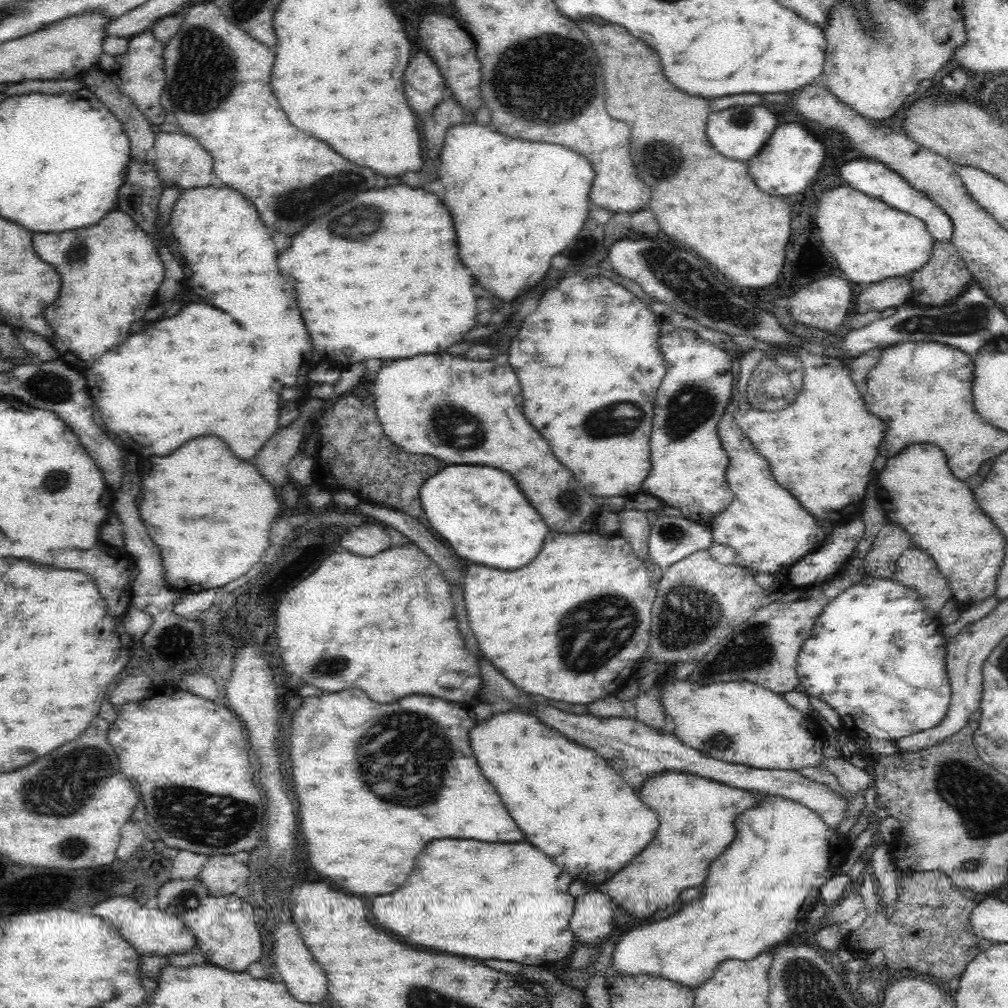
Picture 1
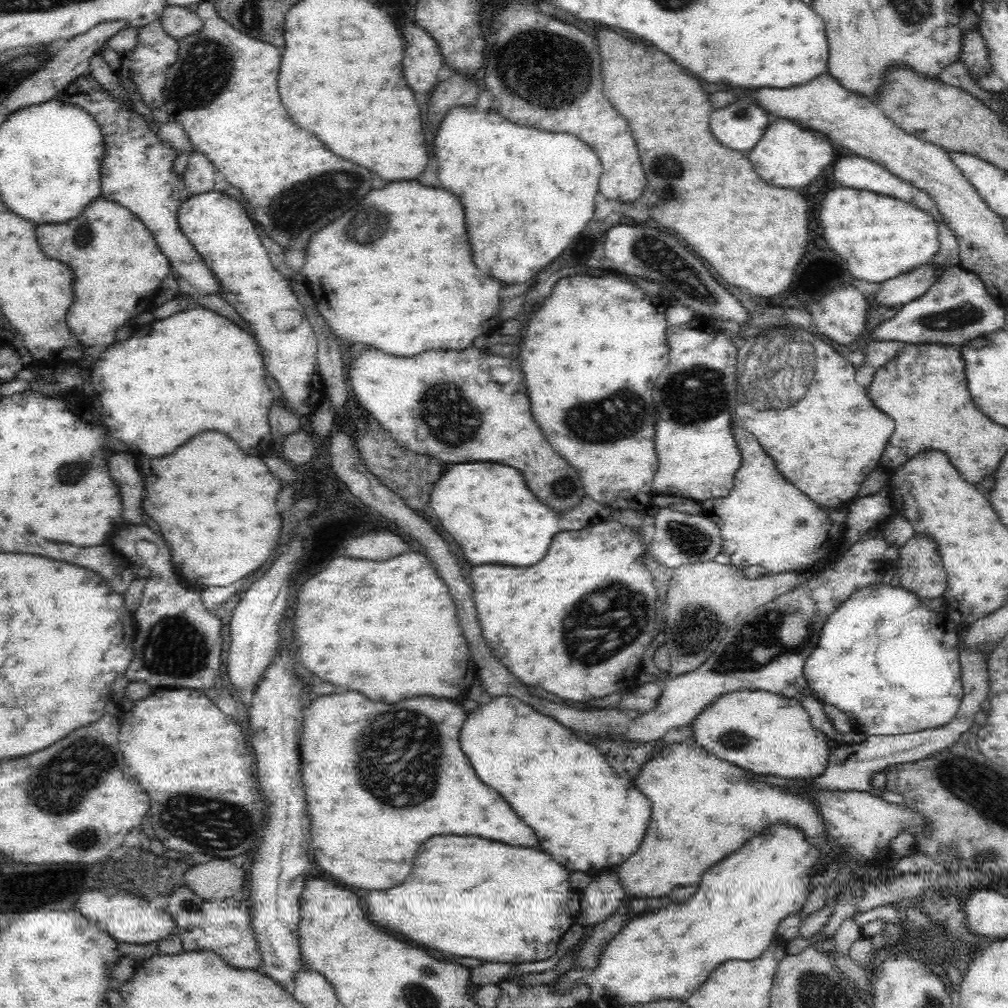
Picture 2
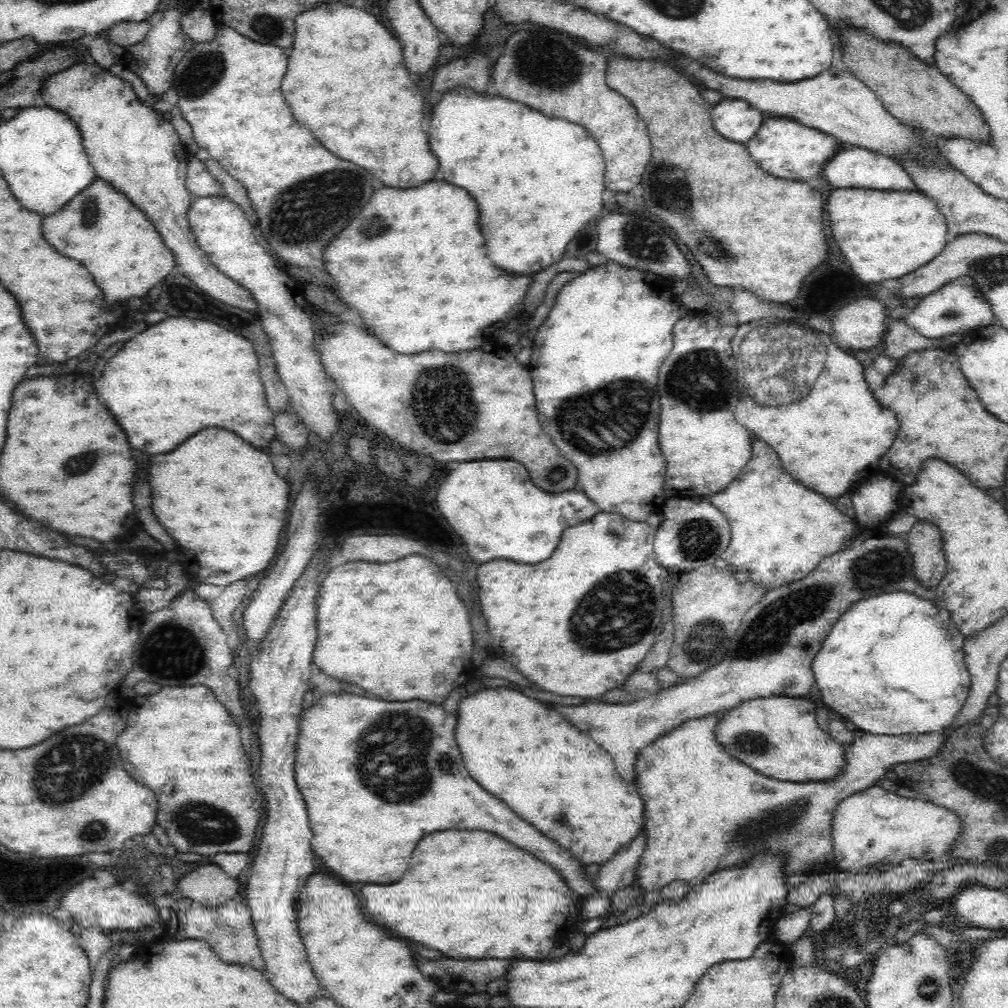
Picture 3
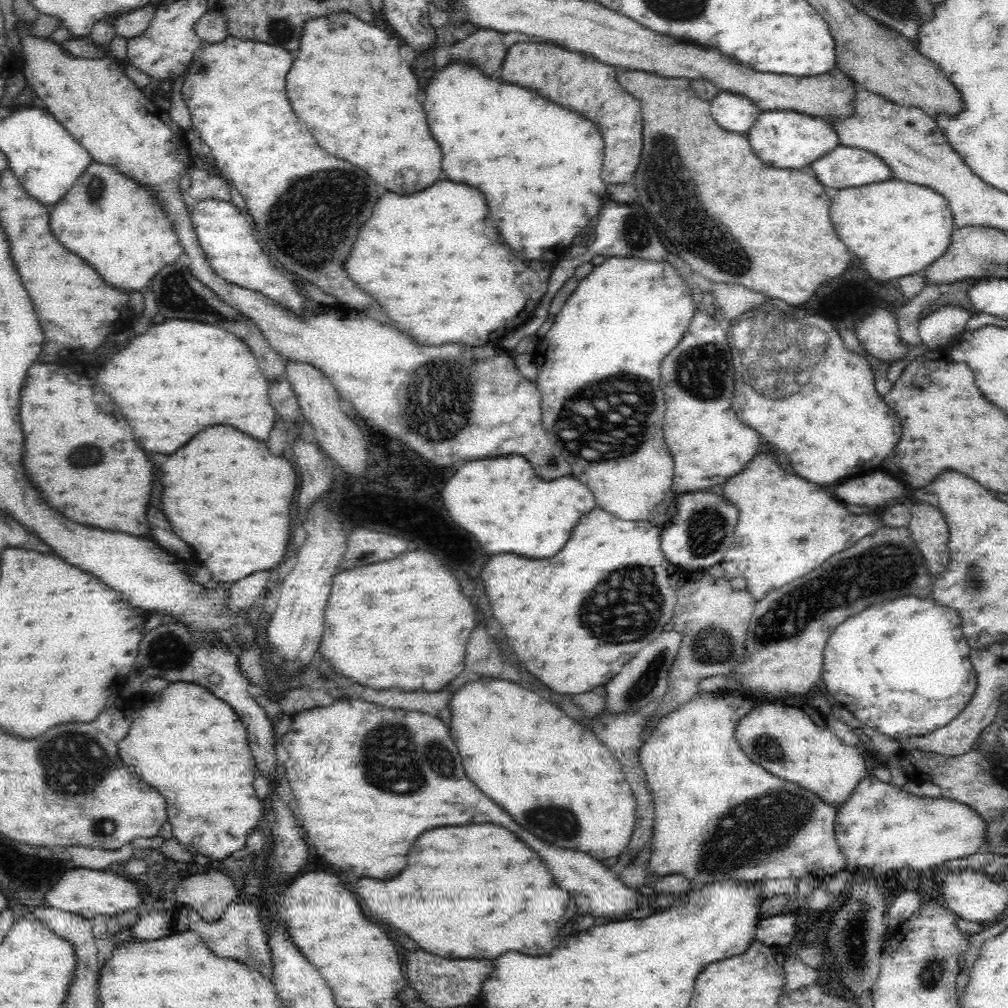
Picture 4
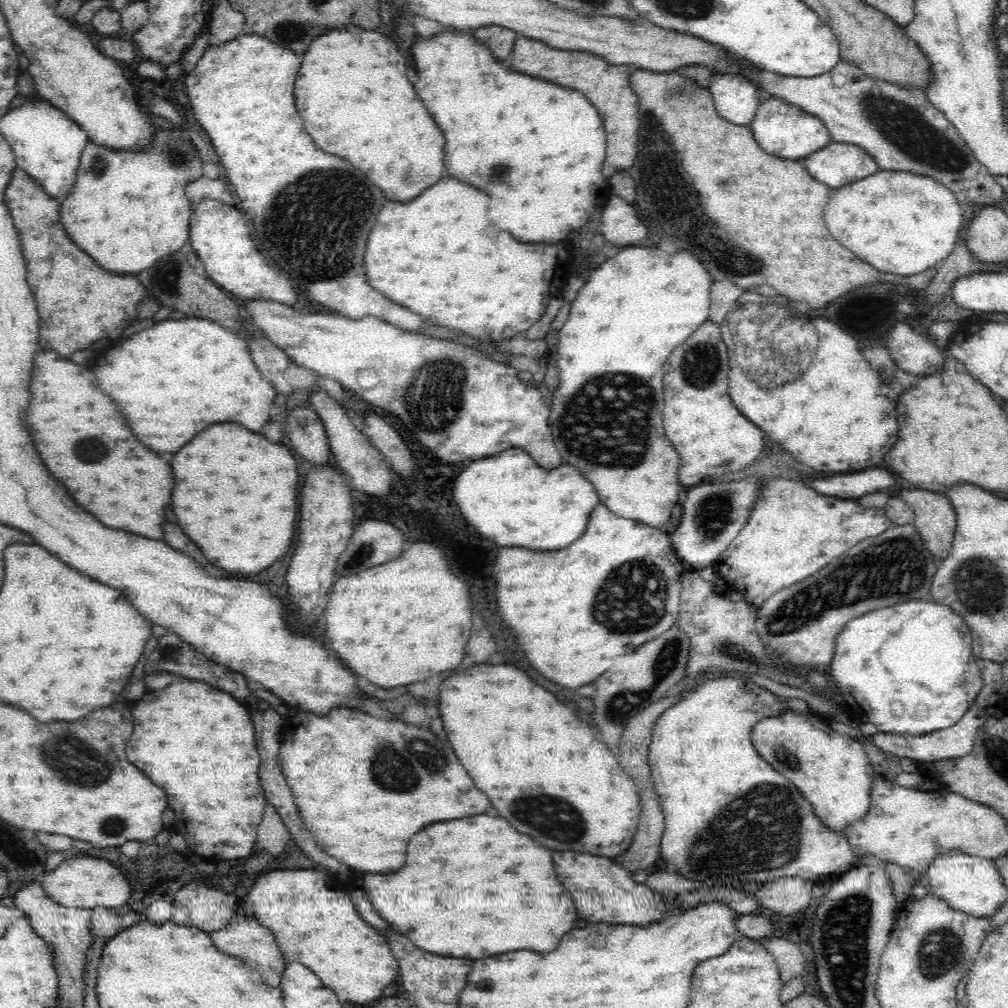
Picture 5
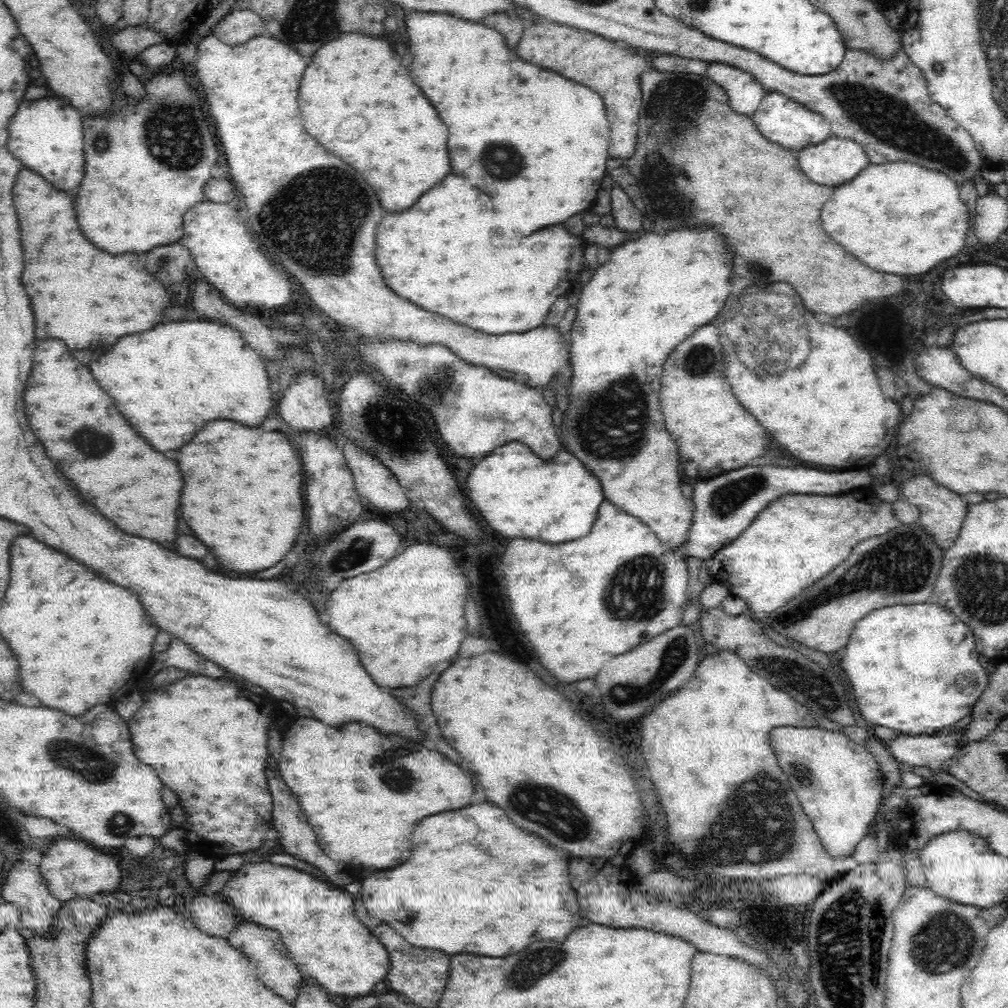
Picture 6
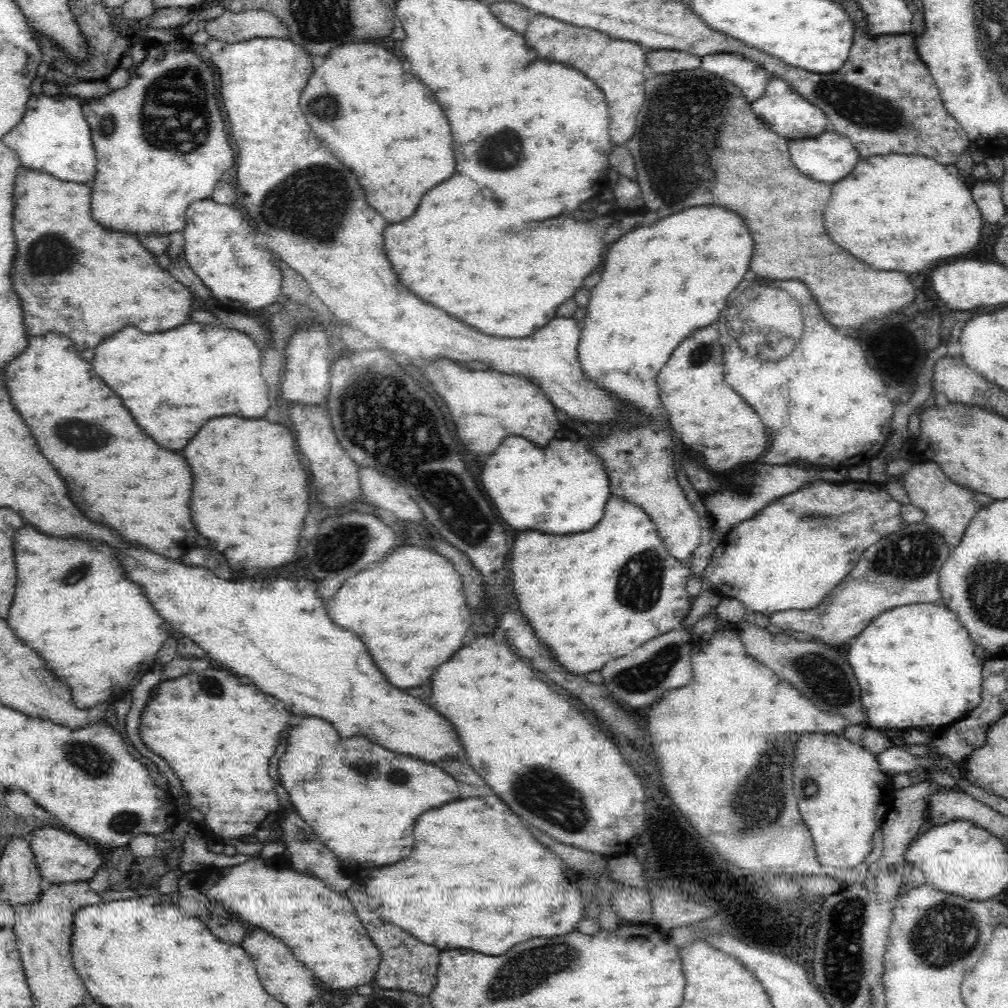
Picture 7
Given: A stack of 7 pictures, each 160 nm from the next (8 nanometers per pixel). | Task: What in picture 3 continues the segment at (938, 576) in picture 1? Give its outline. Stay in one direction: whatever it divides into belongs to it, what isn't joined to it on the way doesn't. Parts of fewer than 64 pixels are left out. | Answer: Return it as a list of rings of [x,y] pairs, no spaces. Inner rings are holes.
[[[914,522],[904,535],[914,561],[914,574],[926,588],[935,588],[946,574],[942,534],[930,522]]]

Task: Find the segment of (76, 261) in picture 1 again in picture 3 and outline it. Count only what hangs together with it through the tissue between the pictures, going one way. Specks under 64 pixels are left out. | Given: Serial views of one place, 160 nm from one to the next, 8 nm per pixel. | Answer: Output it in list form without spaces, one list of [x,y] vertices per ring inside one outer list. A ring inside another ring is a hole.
[[[97,176],[65,206],[45,218],[42,232],[60,254],[82,262],[90,270],[106,296],[106,304],[144,296],[176,265],[174,253],[166,248],[152,221],[121,190]]]

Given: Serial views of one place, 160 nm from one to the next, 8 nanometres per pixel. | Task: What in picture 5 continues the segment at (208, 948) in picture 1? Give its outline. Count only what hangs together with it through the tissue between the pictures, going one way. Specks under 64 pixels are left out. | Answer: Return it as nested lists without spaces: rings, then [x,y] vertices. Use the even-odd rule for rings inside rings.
[[[234,914],[234,920],[231,920],[226,928],[209,933],[214,946],[230,956],[237,956],[244,963],[251,966],[258,974],[262,974],[262,980],[268,986],[281,988],[282,975],[286,968],[287,962],[279,949],[277,939],[274,933],[262,926],[256,919],[250,916],[240,916]]]

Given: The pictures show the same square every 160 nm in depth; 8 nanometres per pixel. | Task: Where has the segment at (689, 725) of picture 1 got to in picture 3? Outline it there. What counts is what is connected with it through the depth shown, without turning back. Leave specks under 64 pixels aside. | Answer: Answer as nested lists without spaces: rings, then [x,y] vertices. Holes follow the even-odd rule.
[[[782,696],[750,700],[743,702],[738,708],[721,713],[715,735],[728,754],[734,754],[734,758],[768,778],[793,783],[833,781],[844,772],[847,763],[846,746],[839,743],[830,733],[820,729],[815,720],[817,711],[818,704],[814,706],[808,700],[800,700],[800,697]]]

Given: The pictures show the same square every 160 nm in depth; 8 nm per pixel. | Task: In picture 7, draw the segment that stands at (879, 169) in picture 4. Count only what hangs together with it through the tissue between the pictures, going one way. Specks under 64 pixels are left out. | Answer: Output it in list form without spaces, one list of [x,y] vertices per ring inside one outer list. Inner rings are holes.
[[[826,130],[814,138],[788,140],[788,152],[796,168],[806,174],[808,178],[814,178],[818,182],[838,182],[844,176],[850,174],[856,164],[859,154],[852,145],[851,140],[833,130]]]

